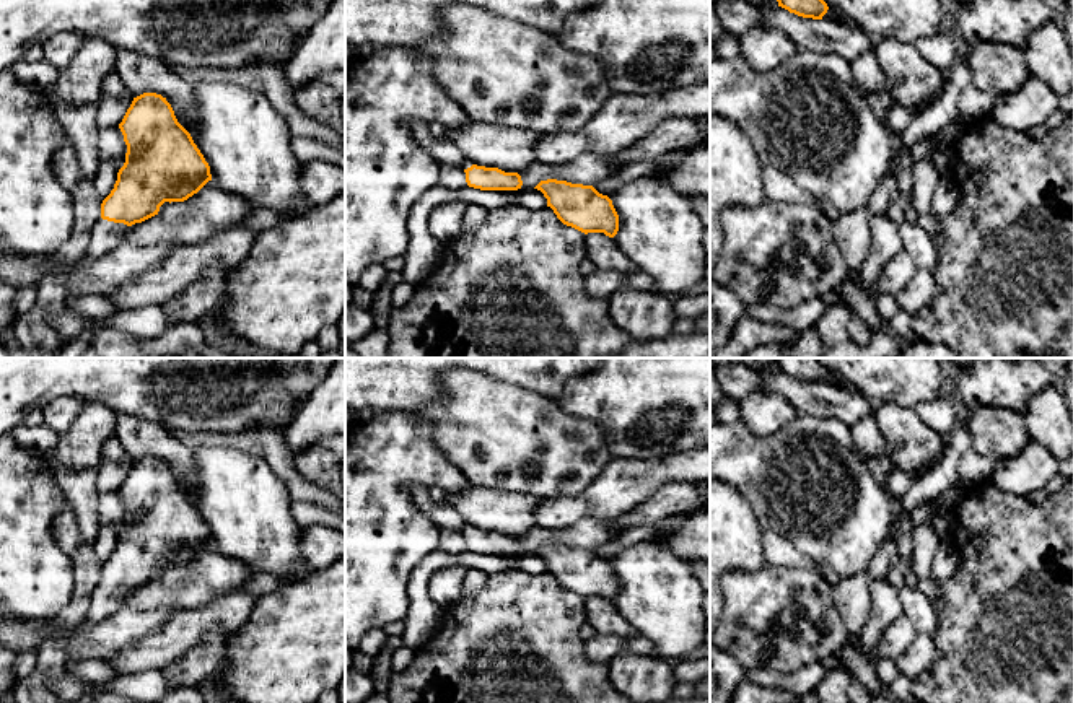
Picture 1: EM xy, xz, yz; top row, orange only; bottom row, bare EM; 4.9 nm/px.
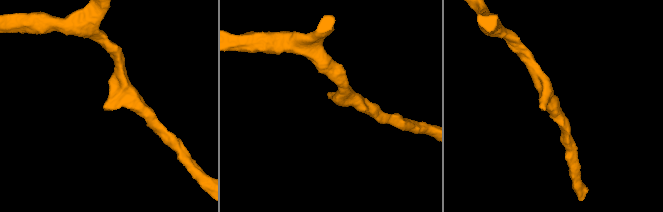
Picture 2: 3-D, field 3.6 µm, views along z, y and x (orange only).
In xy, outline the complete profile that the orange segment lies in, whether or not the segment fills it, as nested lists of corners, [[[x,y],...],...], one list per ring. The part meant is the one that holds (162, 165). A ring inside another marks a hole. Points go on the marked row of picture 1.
[[[143,93],[134,98],[119,129],[127,145],[125,163],[117,172],[114,189],[101,203],[101,220],[91,229],[83,255],[93,260],[117,247],[129,226],[158,215],[164,202],[184,202],[212,181],[208,163],[161,94]]]

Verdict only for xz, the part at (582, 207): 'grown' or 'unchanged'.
unchanged

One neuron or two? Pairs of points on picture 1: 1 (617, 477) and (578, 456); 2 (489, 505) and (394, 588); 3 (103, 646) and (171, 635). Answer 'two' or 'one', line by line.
1: two
2: two
3: two

